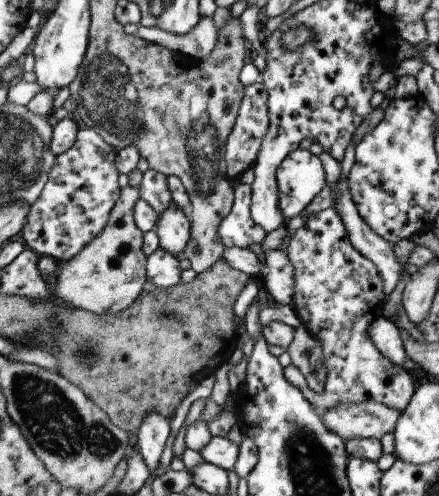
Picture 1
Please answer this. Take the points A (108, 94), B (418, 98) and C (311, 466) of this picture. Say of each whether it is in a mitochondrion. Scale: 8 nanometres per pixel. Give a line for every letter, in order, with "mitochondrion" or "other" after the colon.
A: mitochondrion
B: other
C: mitochondrion

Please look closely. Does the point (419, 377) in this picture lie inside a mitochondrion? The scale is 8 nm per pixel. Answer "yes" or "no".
no

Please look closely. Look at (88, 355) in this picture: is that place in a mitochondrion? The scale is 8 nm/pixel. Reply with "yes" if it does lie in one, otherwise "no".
yes

